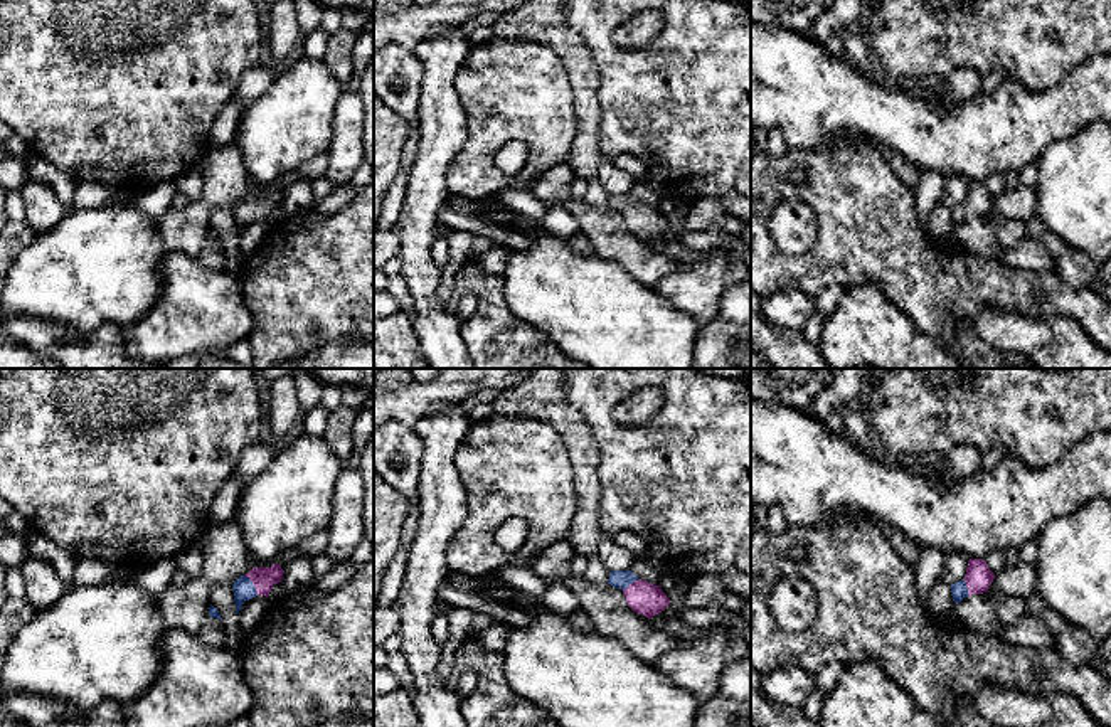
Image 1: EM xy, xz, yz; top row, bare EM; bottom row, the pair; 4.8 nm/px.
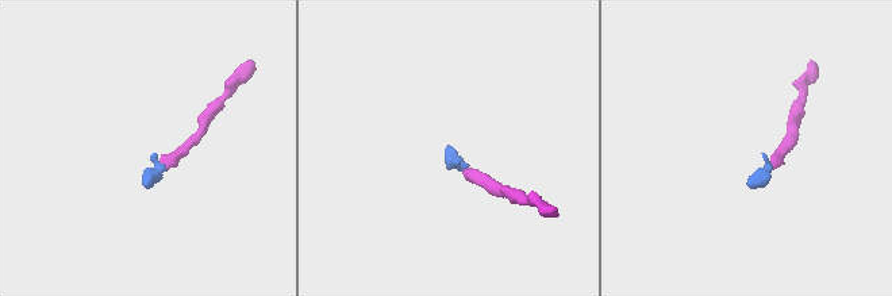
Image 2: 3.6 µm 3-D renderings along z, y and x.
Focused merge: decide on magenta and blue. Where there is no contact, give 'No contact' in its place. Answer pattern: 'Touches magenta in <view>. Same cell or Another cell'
Touches magenta in xy. Same cell

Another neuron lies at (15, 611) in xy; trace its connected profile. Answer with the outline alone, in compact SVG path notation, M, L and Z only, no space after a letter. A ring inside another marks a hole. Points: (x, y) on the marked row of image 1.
M8 597L0 609L0 675L7 648L15 633L37 613L27 597Z

